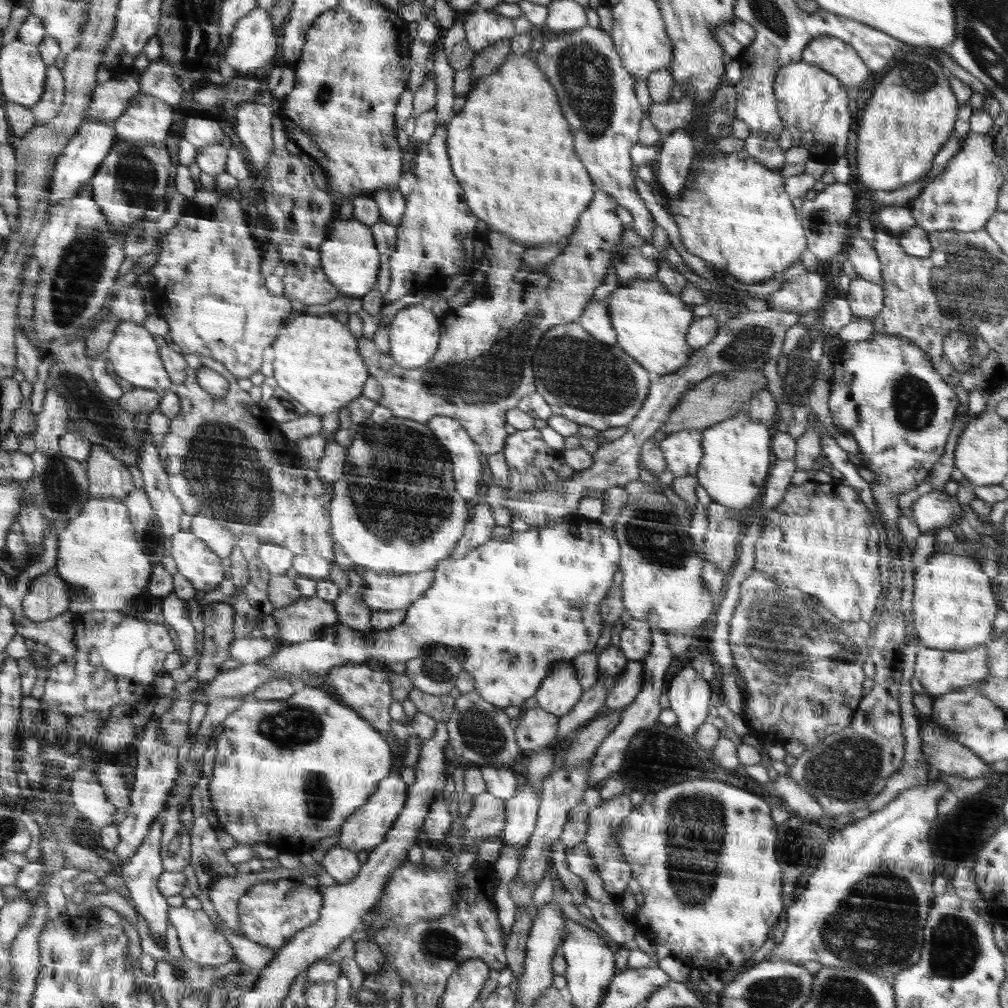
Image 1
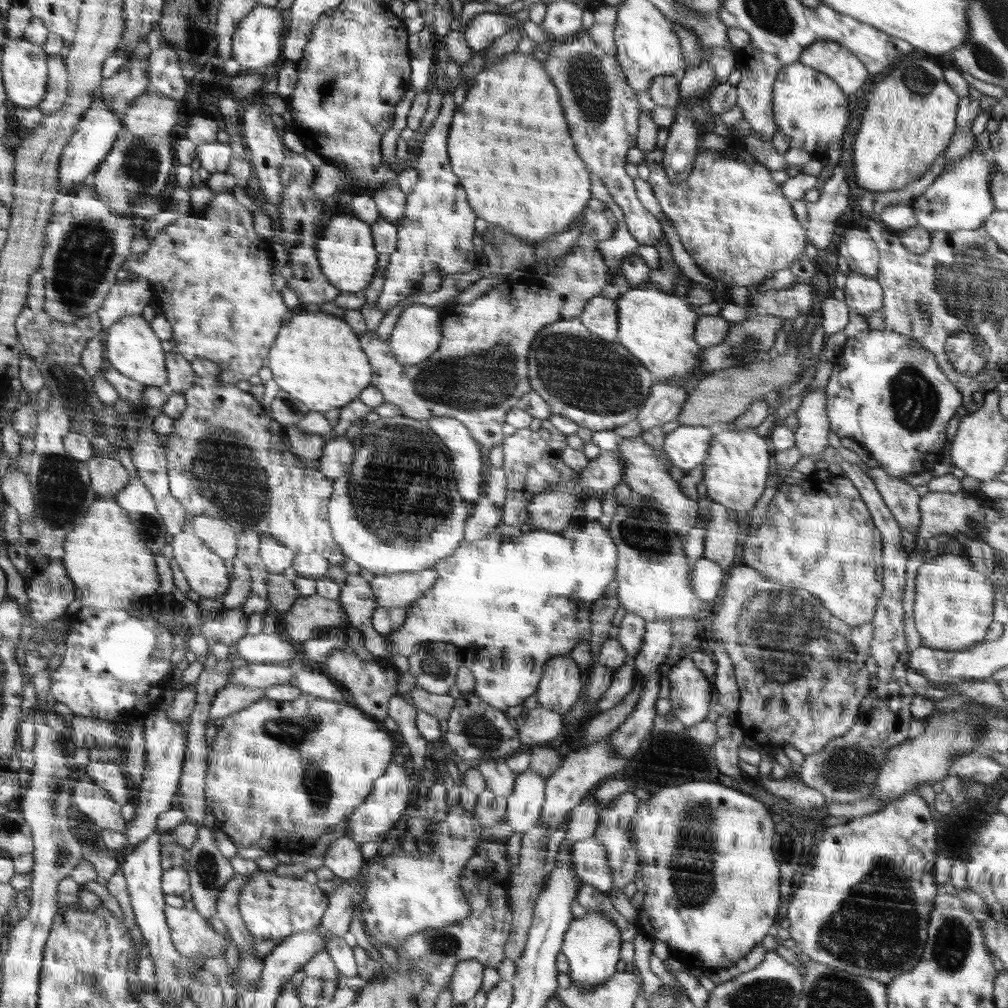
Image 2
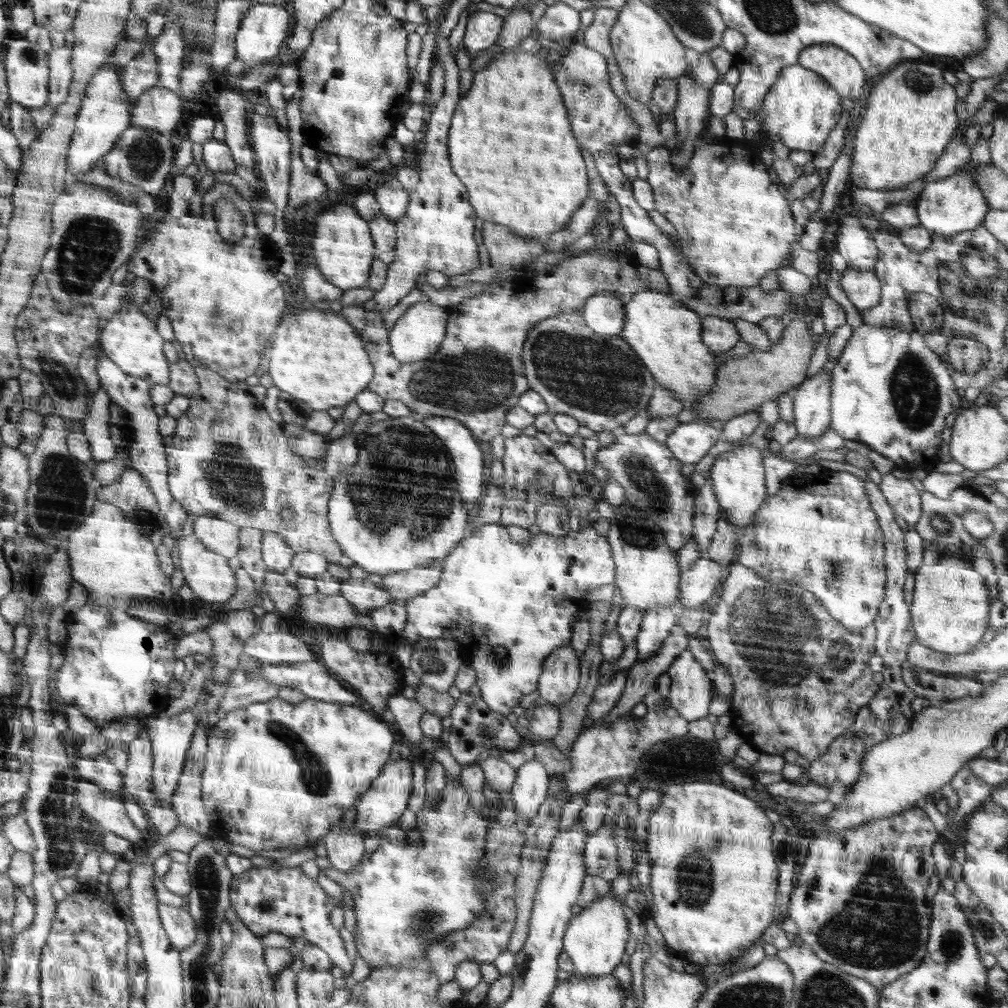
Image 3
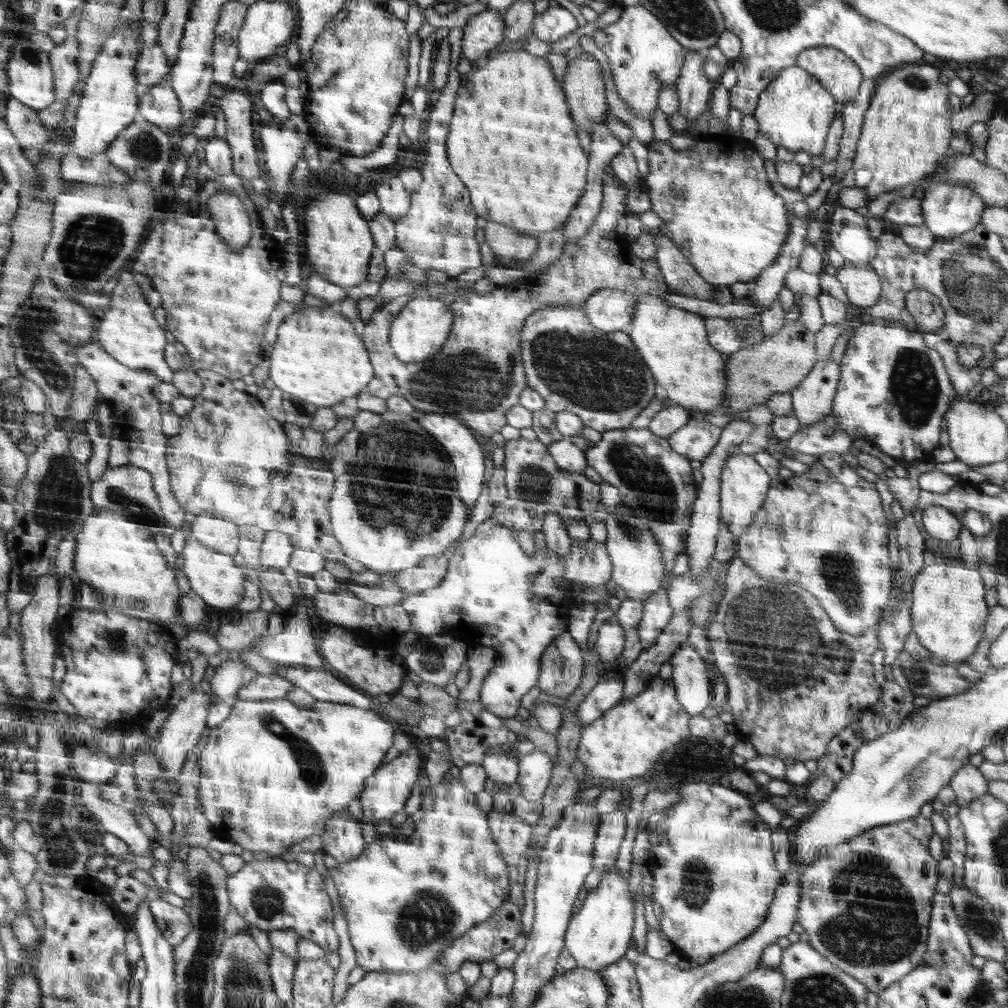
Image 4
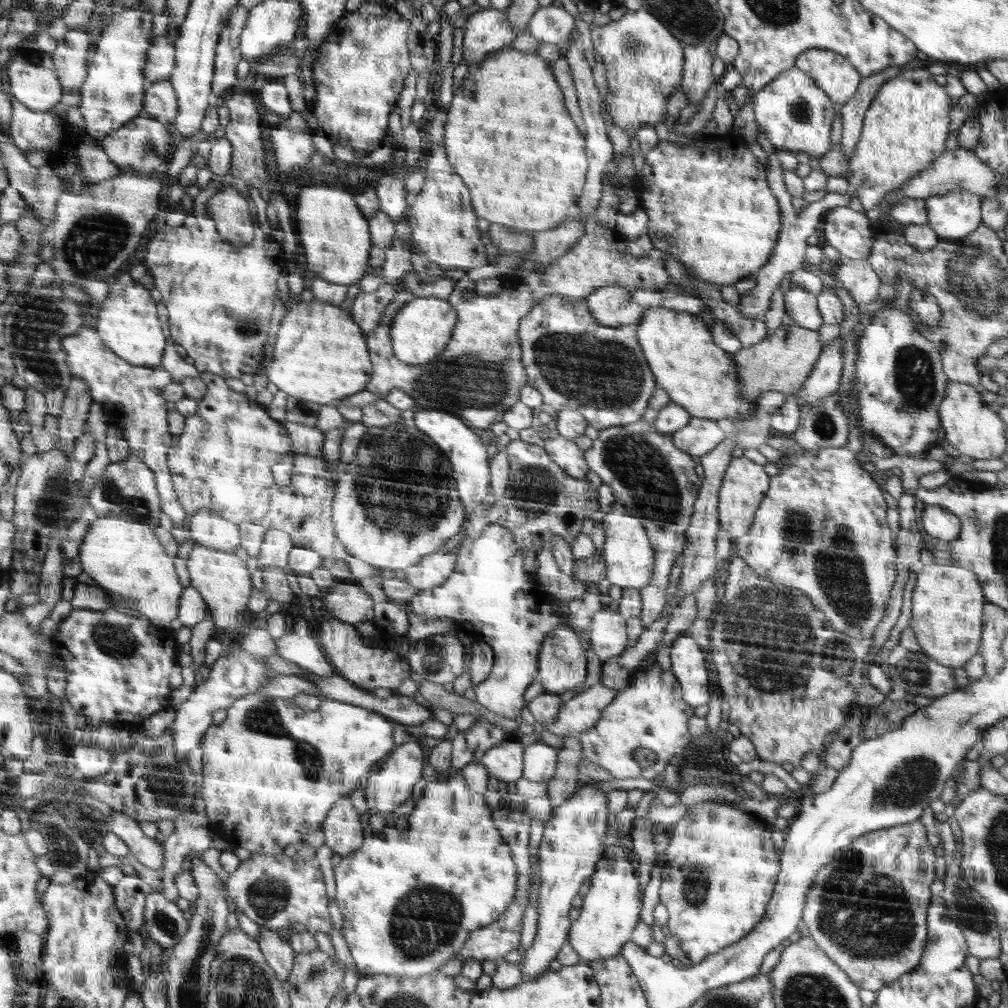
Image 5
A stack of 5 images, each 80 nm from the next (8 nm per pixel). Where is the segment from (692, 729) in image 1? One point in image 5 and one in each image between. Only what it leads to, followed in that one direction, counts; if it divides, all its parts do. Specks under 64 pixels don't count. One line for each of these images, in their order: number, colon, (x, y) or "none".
2: (689, 697)
3: (690, 693)
4: (689, 676)
5: (688, 666)

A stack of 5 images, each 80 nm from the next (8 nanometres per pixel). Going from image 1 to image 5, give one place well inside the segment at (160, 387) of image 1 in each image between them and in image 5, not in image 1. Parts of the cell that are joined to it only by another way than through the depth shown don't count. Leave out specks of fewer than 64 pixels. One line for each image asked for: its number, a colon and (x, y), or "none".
2: (131, 346)
3: (131, 340)
4: (127, 330)
5: (127, 321)

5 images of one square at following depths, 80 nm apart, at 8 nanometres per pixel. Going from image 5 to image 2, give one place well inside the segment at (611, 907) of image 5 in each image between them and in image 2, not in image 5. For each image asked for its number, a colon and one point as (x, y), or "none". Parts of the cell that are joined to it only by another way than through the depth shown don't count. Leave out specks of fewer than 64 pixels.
2: (592, 945)
3: (594, 941)
4: (598, 936)

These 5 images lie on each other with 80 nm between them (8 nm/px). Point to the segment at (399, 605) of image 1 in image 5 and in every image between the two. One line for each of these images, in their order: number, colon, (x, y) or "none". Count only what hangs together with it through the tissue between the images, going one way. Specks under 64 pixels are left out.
2: (399, 589)
3: (405, 584)
4: (425, 576)
5: (436, 569)

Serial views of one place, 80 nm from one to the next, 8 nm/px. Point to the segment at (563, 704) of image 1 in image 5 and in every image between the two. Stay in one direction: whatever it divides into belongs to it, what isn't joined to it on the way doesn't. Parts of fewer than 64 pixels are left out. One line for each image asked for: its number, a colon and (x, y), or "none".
2: (560, 688)
3: (558, 683)
4: (562, 664)
5: (562, 663)

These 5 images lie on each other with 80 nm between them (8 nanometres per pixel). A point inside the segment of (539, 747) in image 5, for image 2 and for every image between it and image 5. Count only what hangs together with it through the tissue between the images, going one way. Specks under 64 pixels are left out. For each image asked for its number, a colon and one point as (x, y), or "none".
2: (524, 804)
3: (531, 785)
4: (534, 769)

